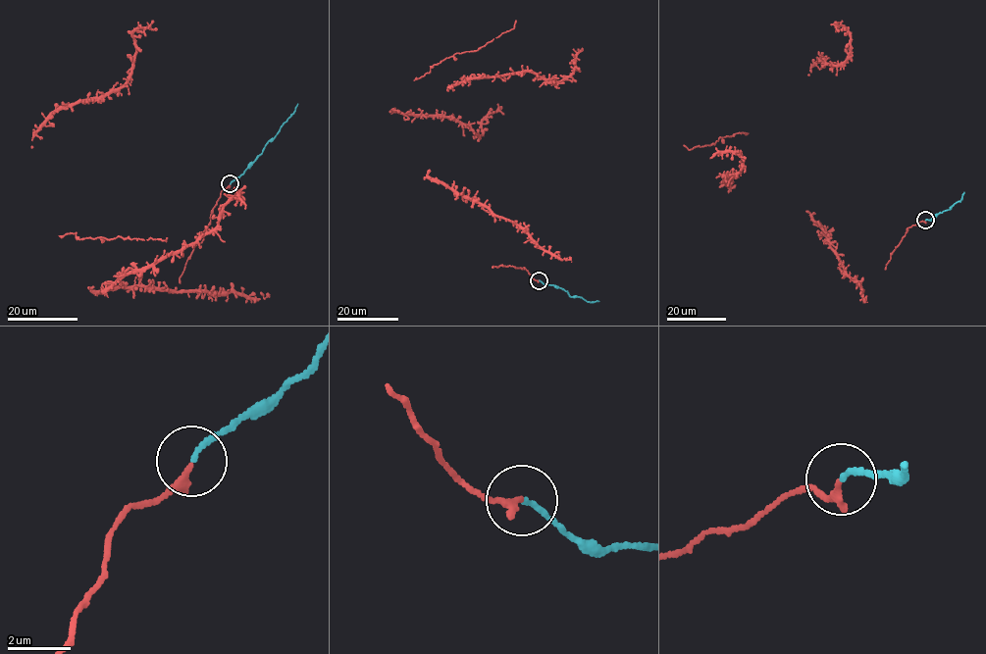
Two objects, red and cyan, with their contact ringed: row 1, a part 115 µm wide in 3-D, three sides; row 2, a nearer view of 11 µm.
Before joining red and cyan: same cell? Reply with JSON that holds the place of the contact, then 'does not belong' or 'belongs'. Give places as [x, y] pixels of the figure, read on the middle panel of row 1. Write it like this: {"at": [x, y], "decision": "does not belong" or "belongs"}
{"at": [539, 280], "decision": "does not belong"}

